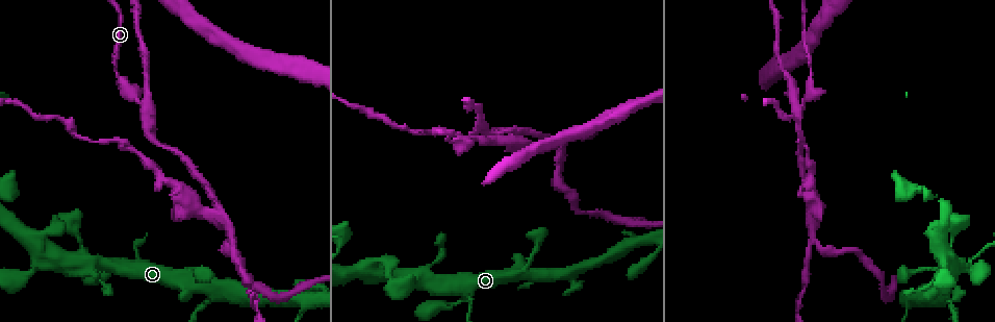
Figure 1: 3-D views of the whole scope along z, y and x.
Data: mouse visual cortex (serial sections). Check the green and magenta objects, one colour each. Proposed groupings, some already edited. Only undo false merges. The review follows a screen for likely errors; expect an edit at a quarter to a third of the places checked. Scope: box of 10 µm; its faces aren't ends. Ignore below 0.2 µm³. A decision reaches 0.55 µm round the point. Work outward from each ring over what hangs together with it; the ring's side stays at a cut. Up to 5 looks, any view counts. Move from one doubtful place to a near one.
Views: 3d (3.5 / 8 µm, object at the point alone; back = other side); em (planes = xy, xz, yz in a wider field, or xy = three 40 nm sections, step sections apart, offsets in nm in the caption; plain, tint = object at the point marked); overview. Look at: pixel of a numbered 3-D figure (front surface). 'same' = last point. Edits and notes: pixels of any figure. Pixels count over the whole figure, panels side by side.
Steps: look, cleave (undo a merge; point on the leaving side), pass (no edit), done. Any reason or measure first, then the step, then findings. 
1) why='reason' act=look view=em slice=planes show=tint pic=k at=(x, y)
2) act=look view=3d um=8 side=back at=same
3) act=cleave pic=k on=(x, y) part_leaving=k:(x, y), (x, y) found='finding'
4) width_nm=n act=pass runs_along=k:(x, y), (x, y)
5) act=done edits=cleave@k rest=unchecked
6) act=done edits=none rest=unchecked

why='branch point' act=look view=3d um=3.5 pic=1 at=(541, 276)

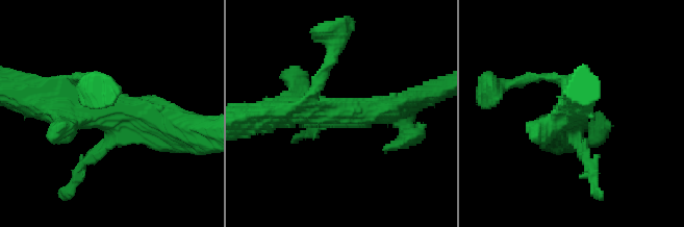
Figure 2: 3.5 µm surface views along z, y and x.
arms=3 arm_widths_nm=100,400,400 act=look view=em slice=xy step=5 show=tint pic=2 at=(110, 112)

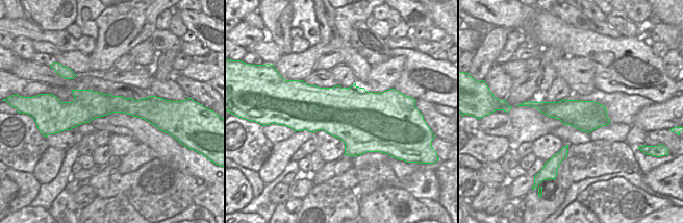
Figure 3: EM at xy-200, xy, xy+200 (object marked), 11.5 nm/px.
act=pass runs_along=2:(36, 101), (142, 111), (174, 127) found='one cell here'

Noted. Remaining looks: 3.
why='arms part here' act=look view=3d um=3.5 pic=1 at=(911, 299)

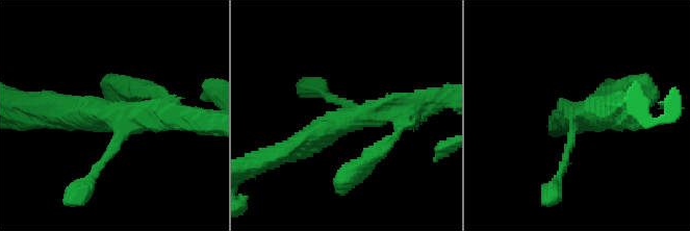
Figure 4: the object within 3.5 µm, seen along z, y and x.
act=pass found='all the same cell'

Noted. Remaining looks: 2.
act=done edits=none rest=unchecked

